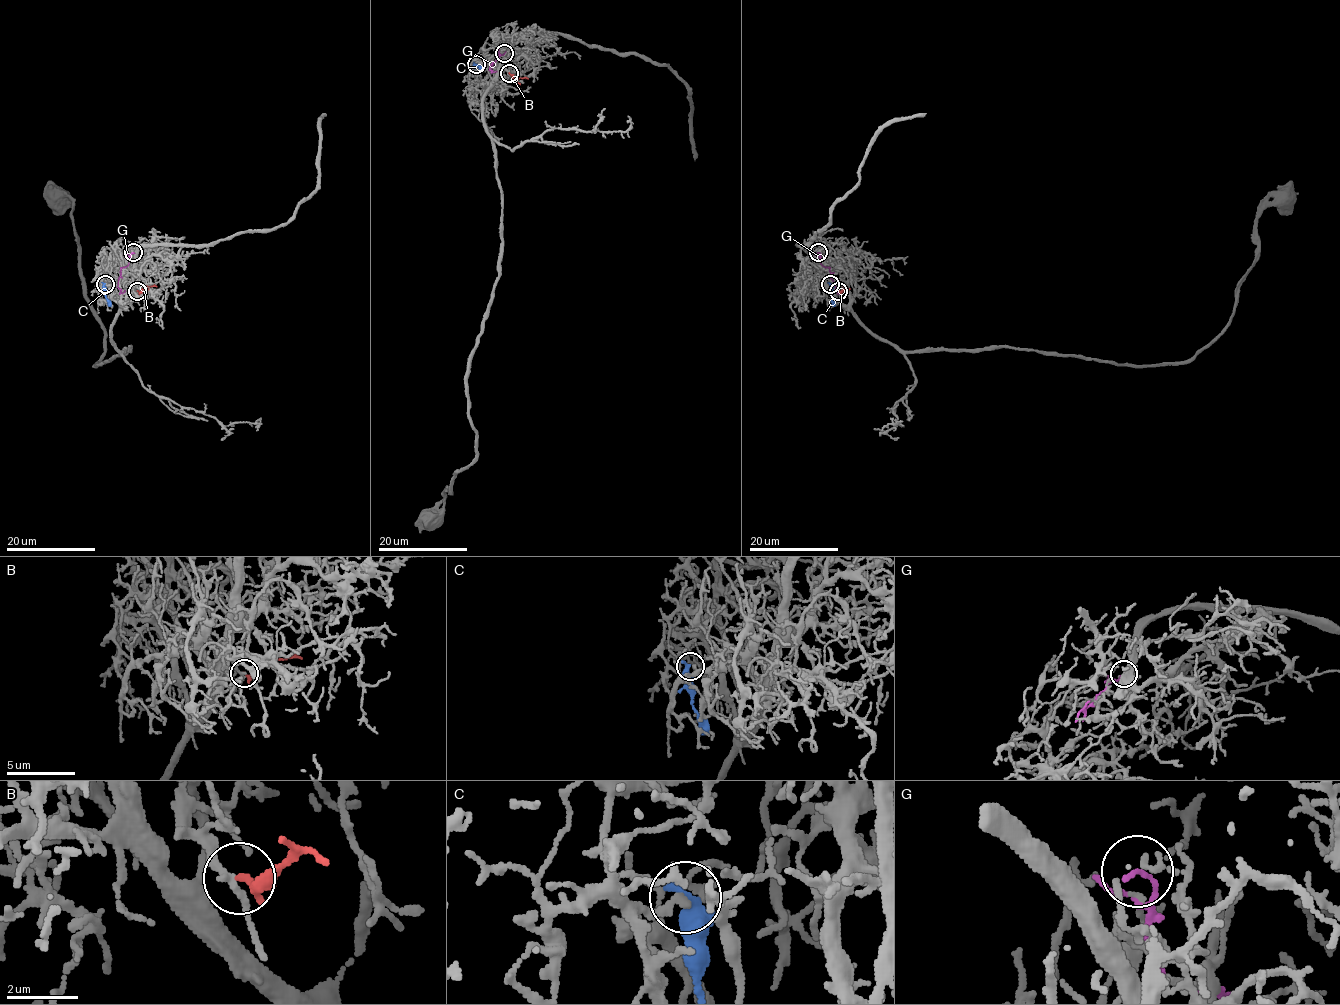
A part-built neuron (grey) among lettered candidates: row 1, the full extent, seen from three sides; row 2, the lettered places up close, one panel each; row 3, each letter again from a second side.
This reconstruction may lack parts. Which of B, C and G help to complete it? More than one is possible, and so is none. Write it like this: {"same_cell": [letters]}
{"same_cell": ["B"]}

